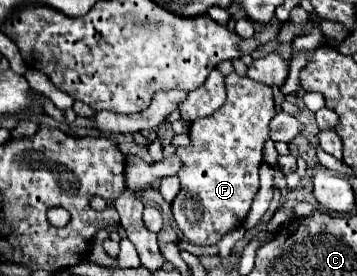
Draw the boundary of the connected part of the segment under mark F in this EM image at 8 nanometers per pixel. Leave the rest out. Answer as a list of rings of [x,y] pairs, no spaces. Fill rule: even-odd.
[[[232,72],[226,76],[226,102],[214,114],[192,122],[188,132],[190,144],[176,148],[176,156],[182,160],[182,168],[178,172],[182,190],[172,202],[174,220],[188,242],[198,246],[216,244],[222,240],[222,236],[242,226],[258,190],[258,168],[262,162],[262,148],[264,142],[270,138],[270,120],[274,118],[274,114],[276,106],[272,100],[272,88]]]

